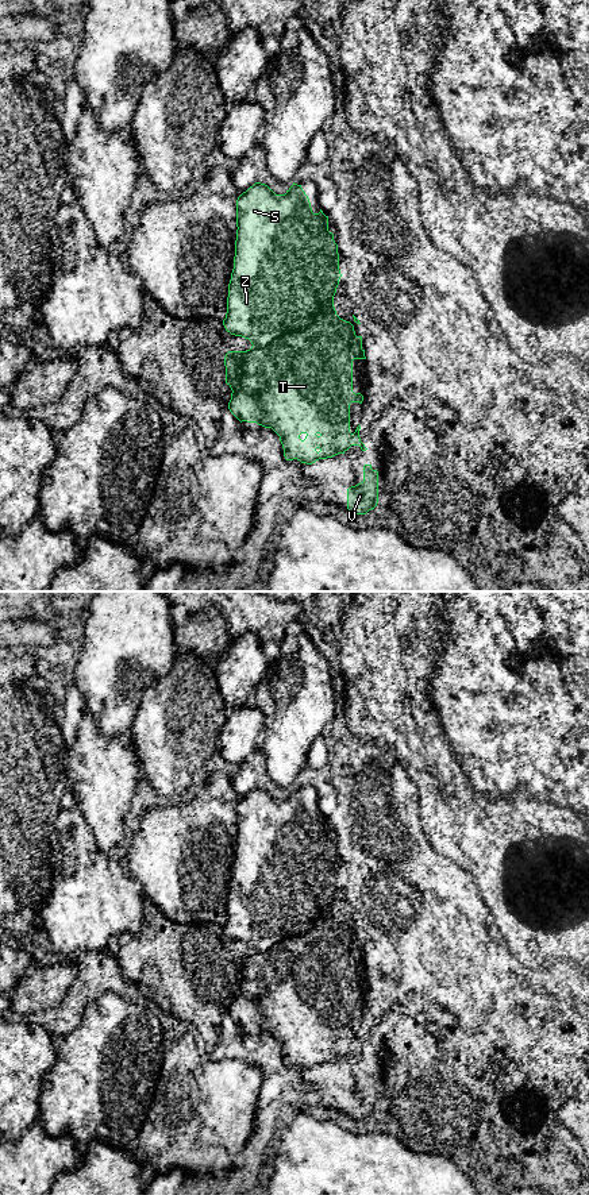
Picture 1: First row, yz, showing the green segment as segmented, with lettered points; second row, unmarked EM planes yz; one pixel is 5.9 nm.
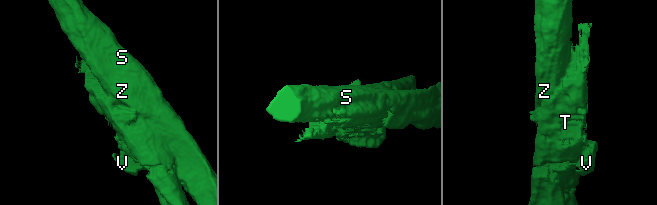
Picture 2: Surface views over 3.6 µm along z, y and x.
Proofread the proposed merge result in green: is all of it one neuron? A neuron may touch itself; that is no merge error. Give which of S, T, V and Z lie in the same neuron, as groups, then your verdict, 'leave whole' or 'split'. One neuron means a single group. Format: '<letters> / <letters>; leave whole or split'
S Z / T V; split

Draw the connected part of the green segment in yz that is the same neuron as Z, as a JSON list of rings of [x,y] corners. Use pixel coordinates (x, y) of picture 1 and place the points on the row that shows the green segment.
[[[255,182],[236,200],[236,240],[231,280],[228,284],[227,313],[223,325],[227,332],[259,343],[280,334],[299,334],[309,328],[317,312],[334,297],[339,280],[338,244],[328,231],[328,216],[320,209],[313,213],[301,185],[293,182],[285,194],[276,194],[267,185]]]

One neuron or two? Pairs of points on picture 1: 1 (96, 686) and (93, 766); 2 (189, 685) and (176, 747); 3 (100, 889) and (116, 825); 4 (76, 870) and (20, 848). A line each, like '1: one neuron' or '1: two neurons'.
1: two neurons
2: one neuron
3: two neurons
4: two neurons

